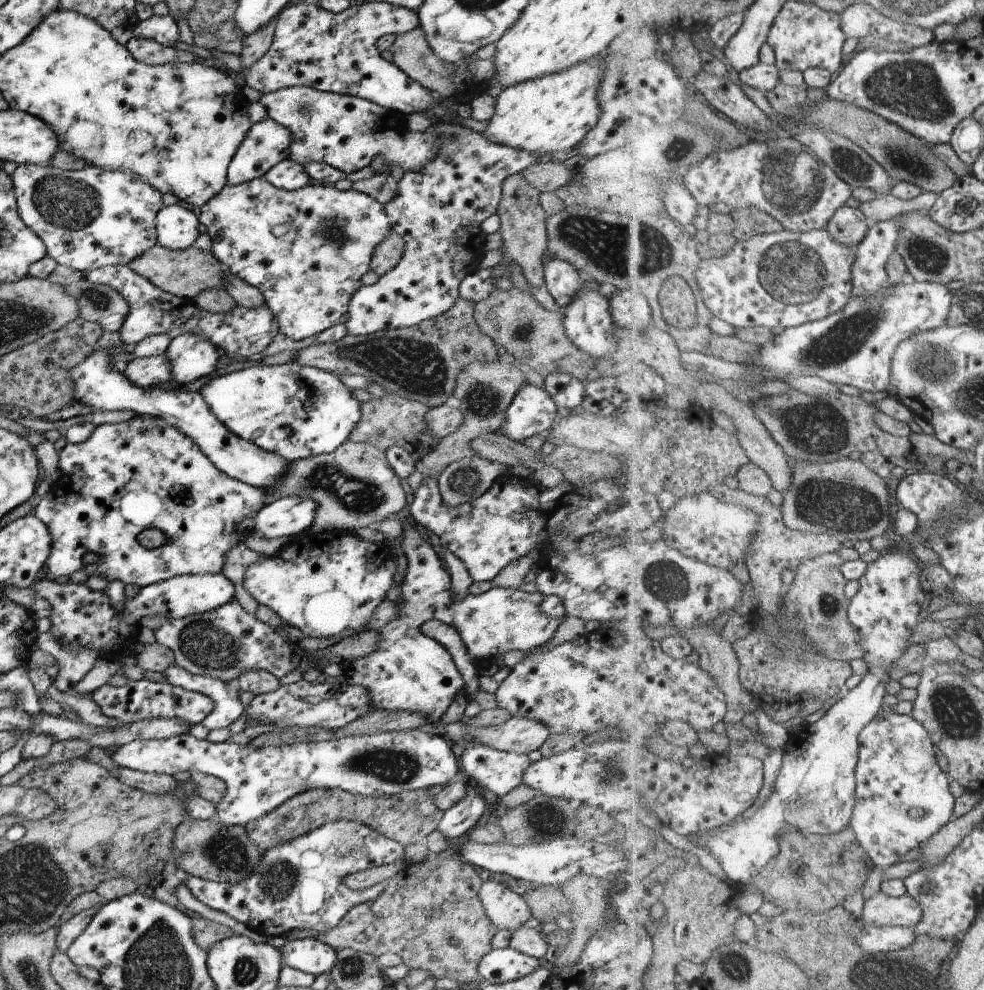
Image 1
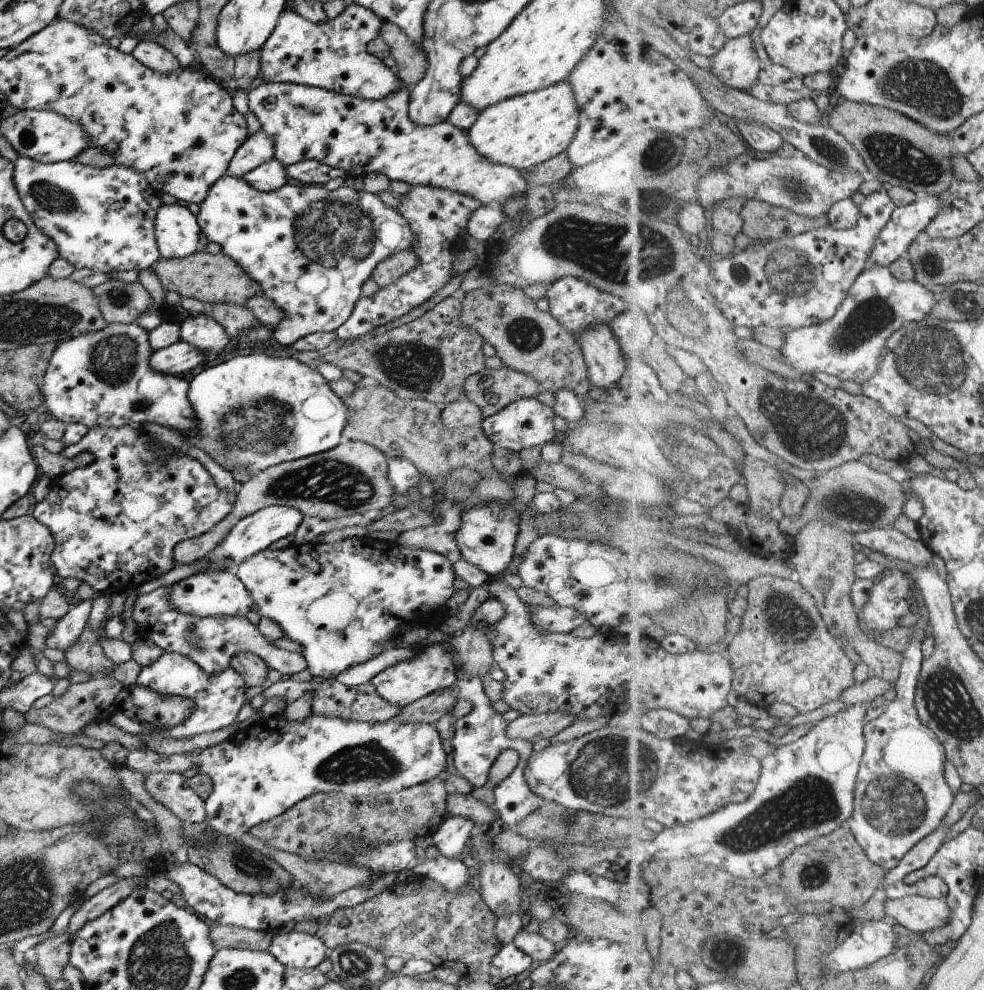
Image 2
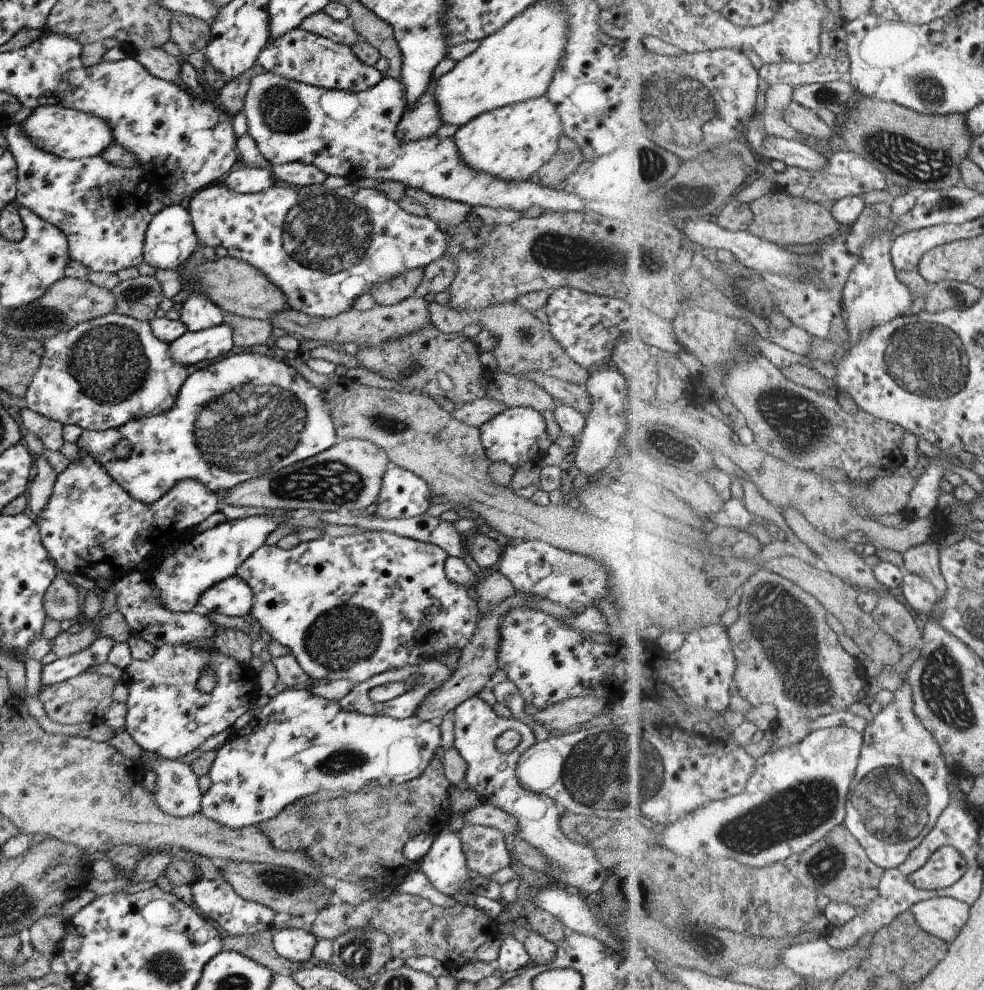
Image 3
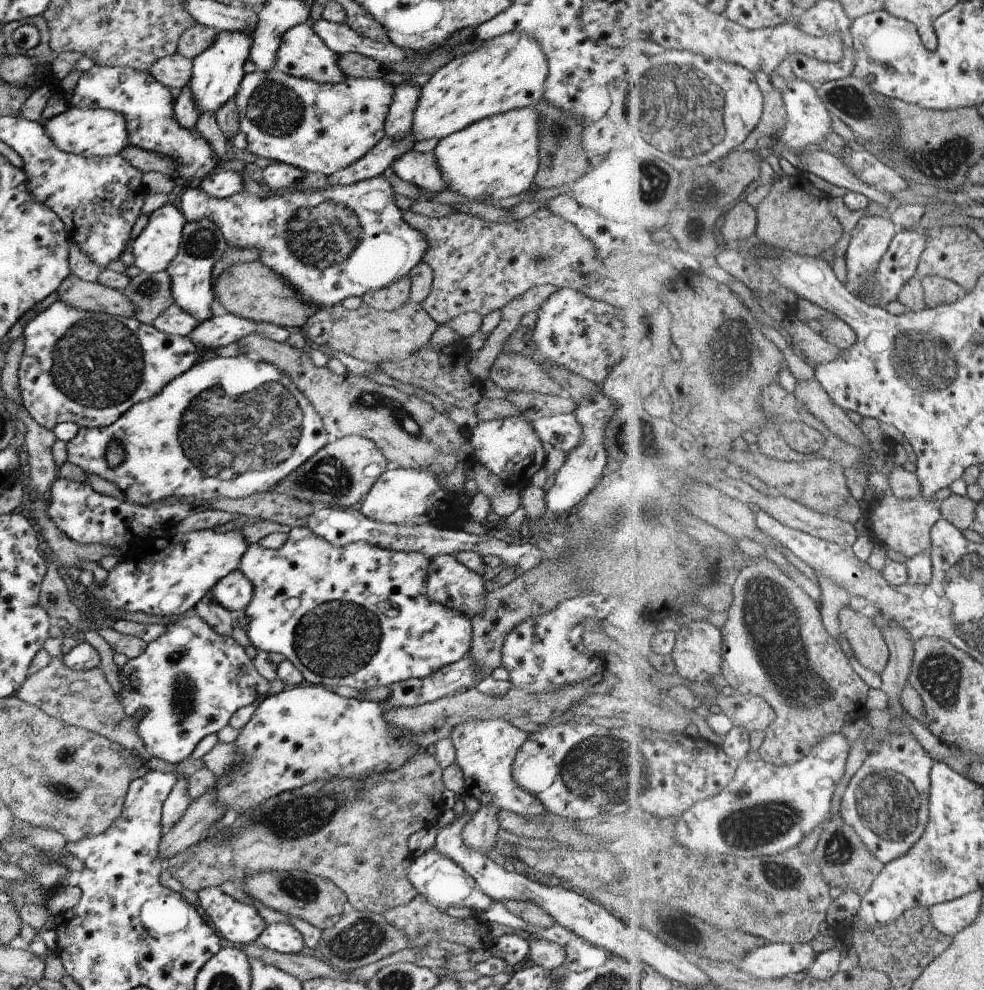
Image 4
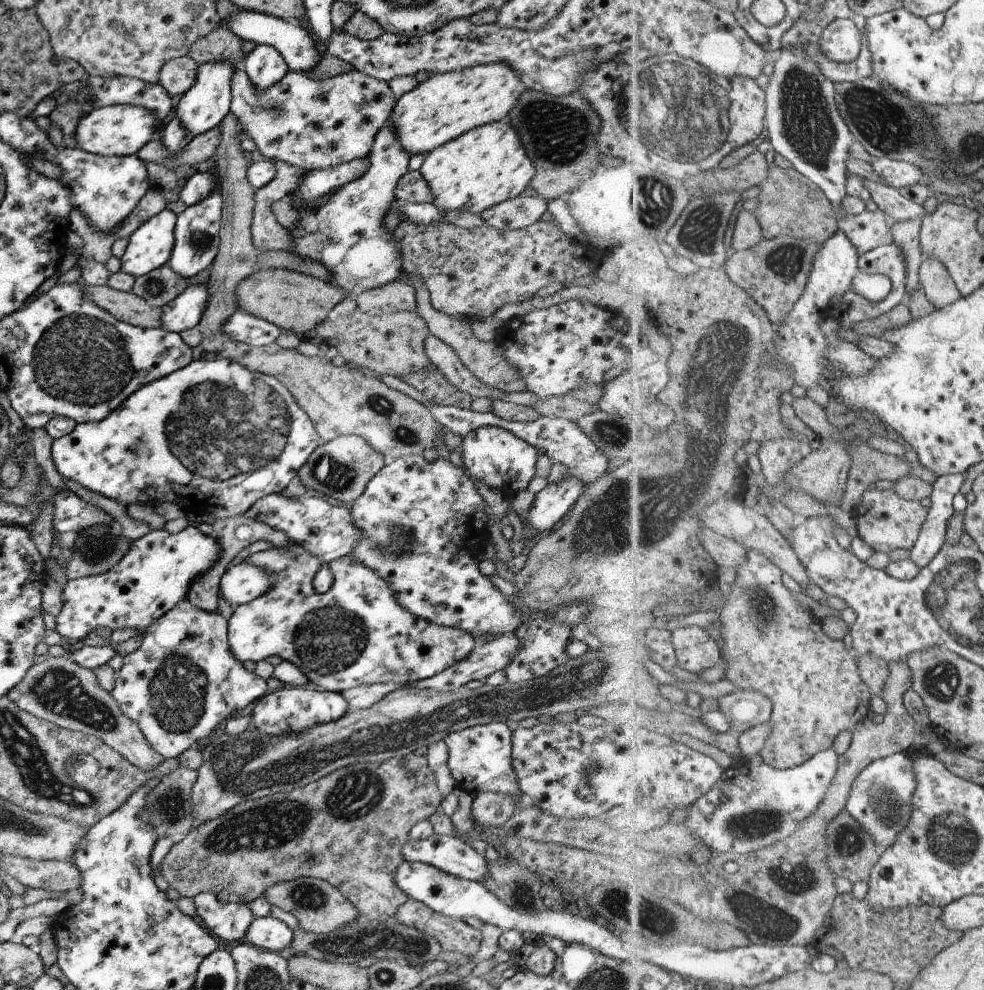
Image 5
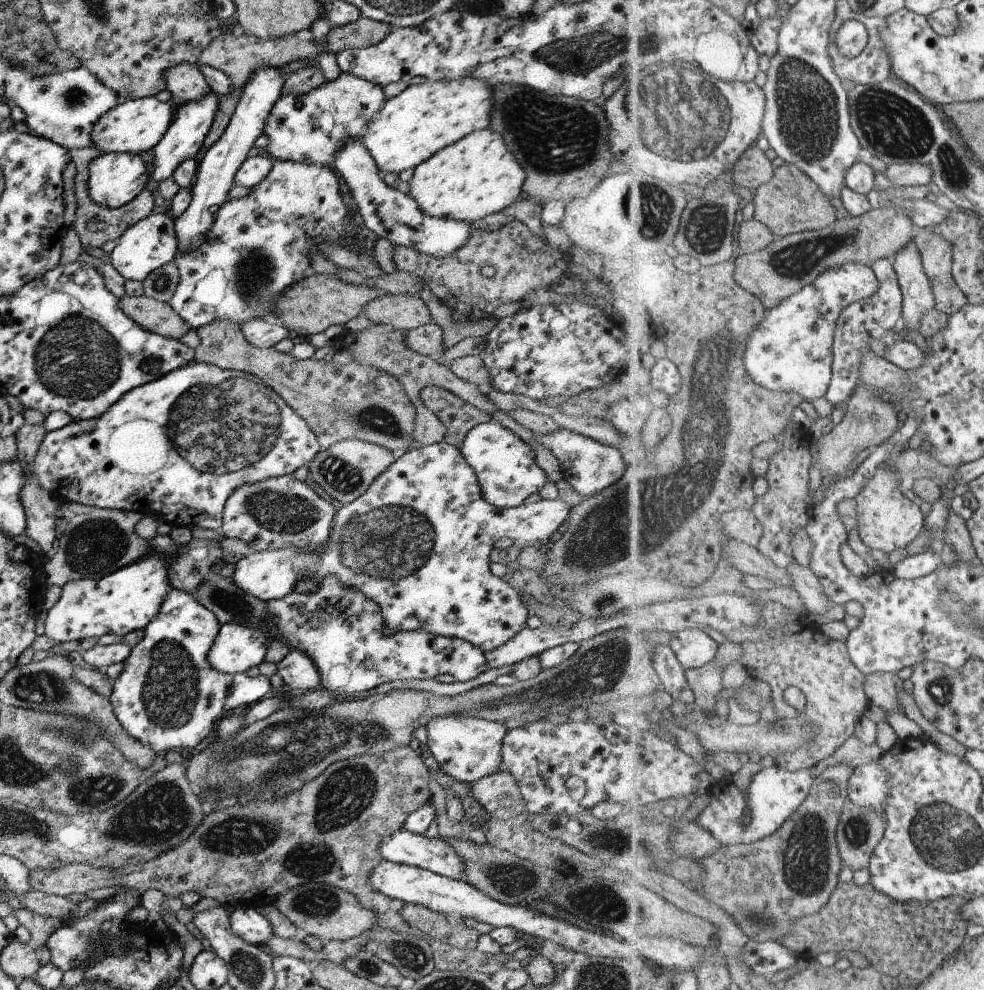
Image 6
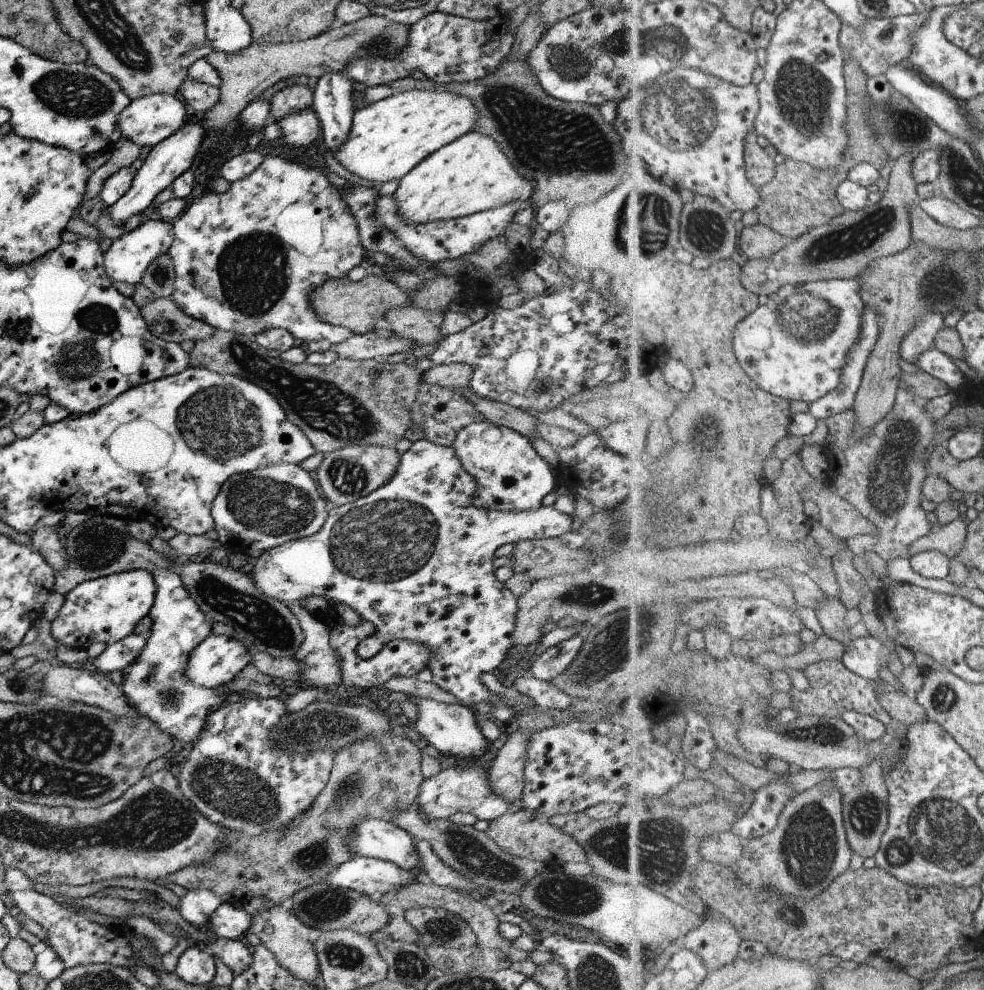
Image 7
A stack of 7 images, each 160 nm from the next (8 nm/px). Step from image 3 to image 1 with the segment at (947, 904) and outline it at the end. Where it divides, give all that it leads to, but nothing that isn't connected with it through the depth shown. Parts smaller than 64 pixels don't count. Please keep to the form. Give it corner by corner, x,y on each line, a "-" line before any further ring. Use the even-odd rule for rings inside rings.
881,890
865,900
861,919
874,925
915,927
923,916
922,904
911,895
892,897

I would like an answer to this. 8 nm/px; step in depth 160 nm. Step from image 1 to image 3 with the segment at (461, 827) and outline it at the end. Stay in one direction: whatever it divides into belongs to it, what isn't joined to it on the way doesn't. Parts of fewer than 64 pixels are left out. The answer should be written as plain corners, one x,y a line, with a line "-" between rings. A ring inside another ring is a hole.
445,827
433,836
425,856
417,864
433,888
445,896
451,897
458,890
473,889
461,847
461,831

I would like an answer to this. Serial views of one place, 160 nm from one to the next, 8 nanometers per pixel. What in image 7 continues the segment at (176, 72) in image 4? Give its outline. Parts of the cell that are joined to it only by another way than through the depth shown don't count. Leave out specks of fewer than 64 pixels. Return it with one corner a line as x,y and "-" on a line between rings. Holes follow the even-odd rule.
186,76
178,86
177,96
189,111
204,113
218,101
219,89

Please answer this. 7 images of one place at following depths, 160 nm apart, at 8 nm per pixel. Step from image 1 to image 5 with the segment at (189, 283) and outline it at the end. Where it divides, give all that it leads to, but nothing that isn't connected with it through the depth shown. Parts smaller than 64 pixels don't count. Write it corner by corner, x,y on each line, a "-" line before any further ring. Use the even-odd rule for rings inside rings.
263,268
238,282
234,295
237,307
242,311
297,336
314,330
315,325
327,318
332,307
347,296
347,292
297,271

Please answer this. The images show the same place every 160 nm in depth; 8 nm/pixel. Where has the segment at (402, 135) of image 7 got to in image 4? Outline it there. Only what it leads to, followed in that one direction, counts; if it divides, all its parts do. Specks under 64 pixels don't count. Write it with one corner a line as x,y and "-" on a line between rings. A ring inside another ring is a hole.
509,32
509,34
501,34
501,36
488,39
477,50
465,56
452,58
420,87
417,105
412,113
410,133
413,136
413,142
430,138
439,140
483,118
534,106
542,99
547,72
545,56
533,38
519,34
519,32

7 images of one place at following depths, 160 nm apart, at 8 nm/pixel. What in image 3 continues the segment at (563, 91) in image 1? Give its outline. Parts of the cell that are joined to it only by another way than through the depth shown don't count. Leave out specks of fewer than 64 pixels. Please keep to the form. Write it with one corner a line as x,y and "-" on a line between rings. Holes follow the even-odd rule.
543,94
528,101
505,105
478,114
469,122
461,125
451,138
457,147
458,157
461,157
461,160
467,166
470,166
470,169
506,181
526,181
532,179
537,169
555,154
559,137
563,135
559,118
556,104
551,102
547,95

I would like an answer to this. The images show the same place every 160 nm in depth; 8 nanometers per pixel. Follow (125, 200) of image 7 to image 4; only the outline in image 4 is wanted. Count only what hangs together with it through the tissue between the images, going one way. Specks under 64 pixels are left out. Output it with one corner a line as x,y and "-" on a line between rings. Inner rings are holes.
218,32
213,44
202,54
192,59
192,74
188,82
189,96
196,102
197,114
217,112
228,102
229,98
234,98
239,87
239,82
243,79
243,64
248,60
251,38
245,32

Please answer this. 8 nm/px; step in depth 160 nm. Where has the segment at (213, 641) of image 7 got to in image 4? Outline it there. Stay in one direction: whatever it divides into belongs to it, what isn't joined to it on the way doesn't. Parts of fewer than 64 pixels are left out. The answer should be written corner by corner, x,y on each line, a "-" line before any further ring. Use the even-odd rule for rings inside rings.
290,528
286,534
287,539
283,546
277,549
267,549
253,543
247,546
247,550
241,559
237,569
251,582
253,594
247,606
243,608
243,614
248,622
243,626
245,636
249,644
255,650
281,654
300,674
304,682
308,685
339,687
347,686
362,690
366,687
387,686
398,681
405,681
409,678
425,678
433,672
437,672
449,664
458,662
470,650
471,624
465,614
459,614
457,610
449,610
447,606
435,604
425,598
423,594
423,582
425,582
425,570
429,564
429,557
425,557
419,552
401,552
393,550
383,550
383,548
373,546
367,542
353,542
345,547
329,546
323,538
317,538
309,528

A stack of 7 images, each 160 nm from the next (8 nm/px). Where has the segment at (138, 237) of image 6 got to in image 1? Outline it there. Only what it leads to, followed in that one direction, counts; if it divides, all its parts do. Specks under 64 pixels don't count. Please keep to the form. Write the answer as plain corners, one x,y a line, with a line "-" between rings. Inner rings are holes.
180,202
162,206
155,215
154,227
157,244
171,250
189,248
199,235
198,216

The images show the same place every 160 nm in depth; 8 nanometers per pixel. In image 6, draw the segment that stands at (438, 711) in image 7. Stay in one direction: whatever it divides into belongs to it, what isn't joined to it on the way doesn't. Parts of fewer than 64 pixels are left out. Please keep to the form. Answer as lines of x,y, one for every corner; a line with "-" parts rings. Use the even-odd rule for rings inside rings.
455,714
431,718
425,726
427,752
445,774
459,782
473,784
501,770
501,745
507,729
504,723
488,721
478,717
457,717

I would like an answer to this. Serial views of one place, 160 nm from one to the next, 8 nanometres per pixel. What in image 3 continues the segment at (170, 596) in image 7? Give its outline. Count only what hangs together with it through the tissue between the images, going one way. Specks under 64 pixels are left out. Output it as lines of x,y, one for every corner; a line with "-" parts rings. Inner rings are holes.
185,645
156,647
148,659
132,660
123,670
122,681
128,690
128,698
124,704
124,726
127,734
143,751
155,752
170,761
189,754
206,738
231,727
261,695
254,670
237,662
237,659
222,655
215,648
196,649
-
207,667
215,673
216,685
208,693
202,693
198,691
196,682

